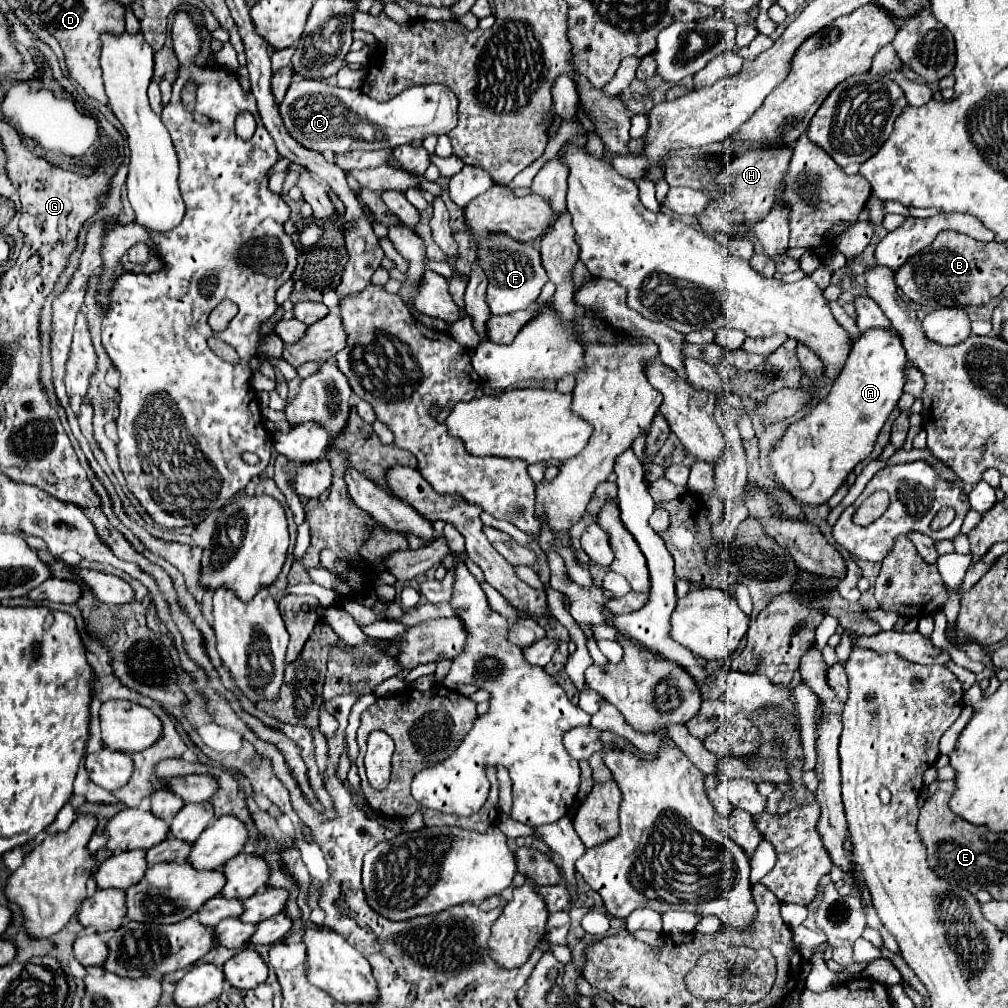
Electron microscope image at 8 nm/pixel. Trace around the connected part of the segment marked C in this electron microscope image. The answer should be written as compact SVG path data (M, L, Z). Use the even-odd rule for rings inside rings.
M295 79L279 109L289 133L315 151L345 153L353 149L395 149L403 143L423 141L429 135L449 133L457 125L459 101L447 85L413 85L397 97L379 103L361 91L339 89L327 81Z

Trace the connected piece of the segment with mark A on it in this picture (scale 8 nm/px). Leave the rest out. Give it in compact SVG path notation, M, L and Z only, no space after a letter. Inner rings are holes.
M869 329L869 331L861 333L861 337L855 341L855 345L849 353L849 361L845 363L841 377L837 377L829 395L817 407L813 407L803 419L793 423L785 431L785 435L777 441L775 449L771 451L773 473L793 497L797 497L809 505L821 505L821 503L829 501L831 495L845 483L849 471L871 453L873 443L875 443L883 423L887 421L889 413L895 409L895 405L903 393L905 379L907 379L907 373L905 373L907 363L909 363L909 359L907 359L903 341L897 335L897 331Z

